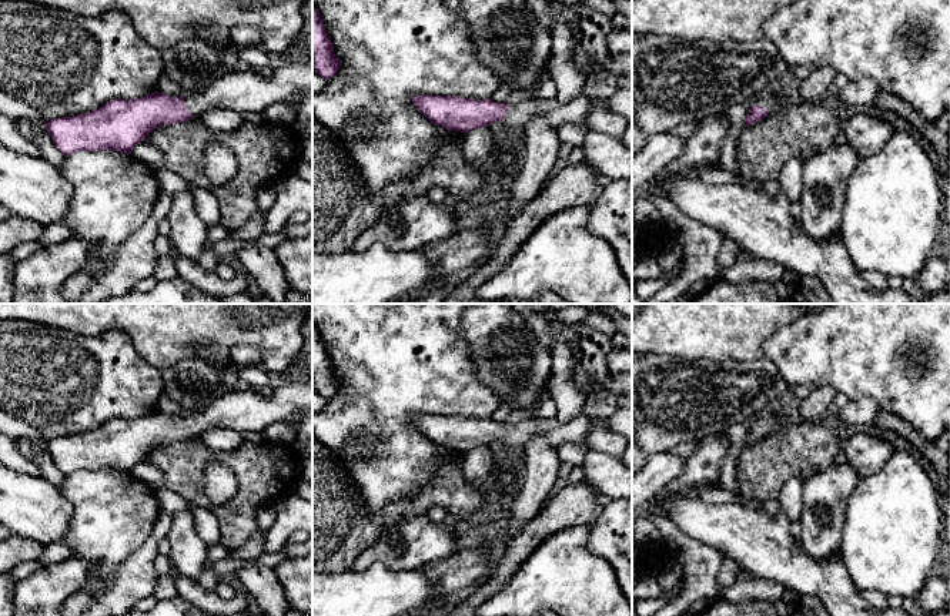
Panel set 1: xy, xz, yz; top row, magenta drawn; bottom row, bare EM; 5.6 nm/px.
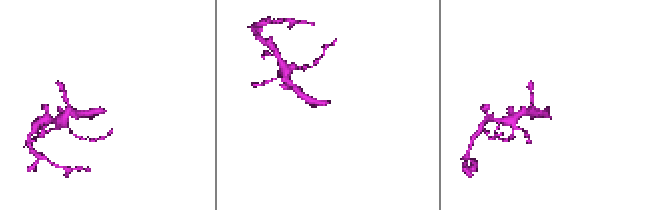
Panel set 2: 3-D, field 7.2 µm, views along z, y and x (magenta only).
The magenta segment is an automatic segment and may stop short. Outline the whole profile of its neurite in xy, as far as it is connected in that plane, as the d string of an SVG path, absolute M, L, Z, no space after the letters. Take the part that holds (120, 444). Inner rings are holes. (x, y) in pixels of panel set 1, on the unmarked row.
M290 376L277 391L240 385L188 415L168 416L154 411L134 419L114 418L97 429L44 443L64 476L101 469L131 473L158 446L198 438L213 428L262 432L291 416L298 418L295 441L302 446L304 456L312 458L312 381L297 376Z

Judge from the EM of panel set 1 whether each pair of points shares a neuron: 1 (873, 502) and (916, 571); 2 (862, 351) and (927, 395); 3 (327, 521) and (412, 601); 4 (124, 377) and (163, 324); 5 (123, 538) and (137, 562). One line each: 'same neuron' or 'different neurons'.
1: same neuron
2: same neuron
3: different neurons
4: different neurons
5: different neurons

